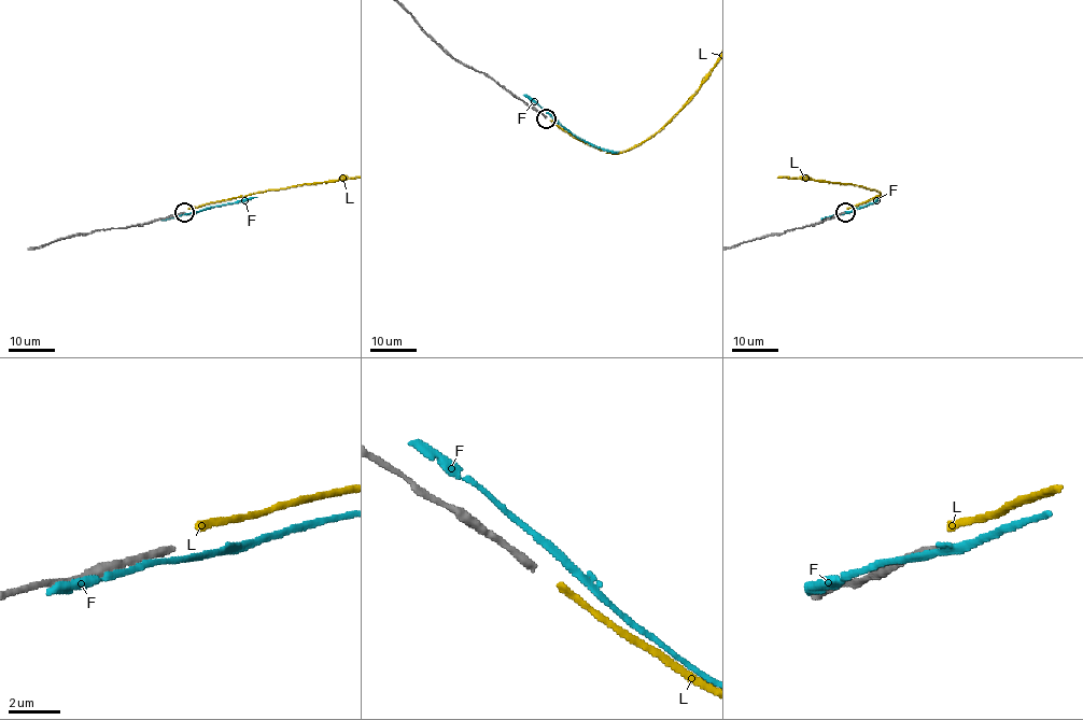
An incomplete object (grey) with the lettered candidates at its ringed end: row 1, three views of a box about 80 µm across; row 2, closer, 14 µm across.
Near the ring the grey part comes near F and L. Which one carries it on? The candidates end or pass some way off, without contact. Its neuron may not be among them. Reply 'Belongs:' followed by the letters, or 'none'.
Belongs: none

